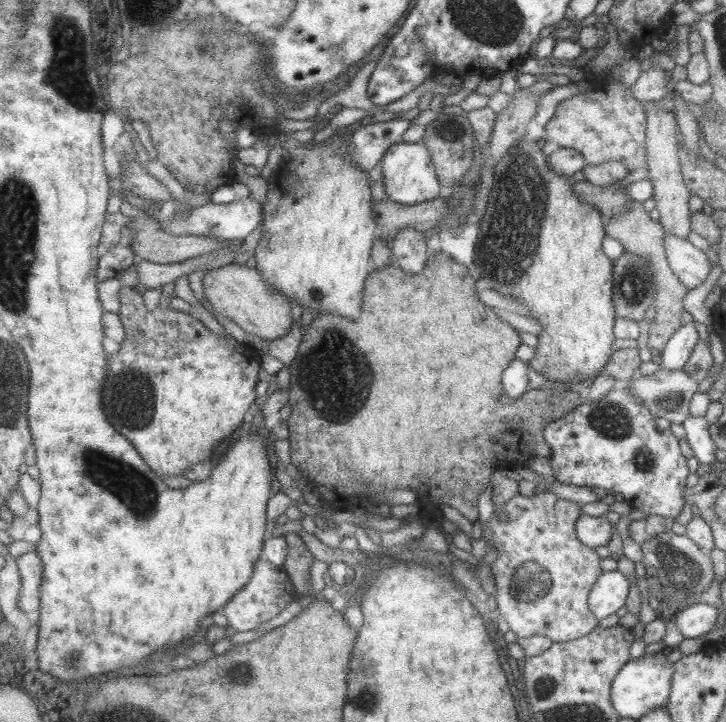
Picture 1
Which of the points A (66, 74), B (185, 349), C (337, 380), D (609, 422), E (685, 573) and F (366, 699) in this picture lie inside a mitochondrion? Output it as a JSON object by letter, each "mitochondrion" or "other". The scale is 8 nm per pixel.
{"A":"mitochondrion","B":"other","C":"mitochondrion","D":"mitochondrion","E":"mitochondrion","F":"mitochondrion"}

